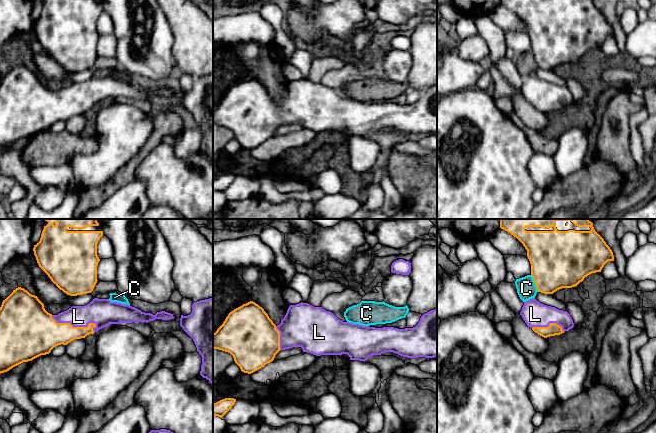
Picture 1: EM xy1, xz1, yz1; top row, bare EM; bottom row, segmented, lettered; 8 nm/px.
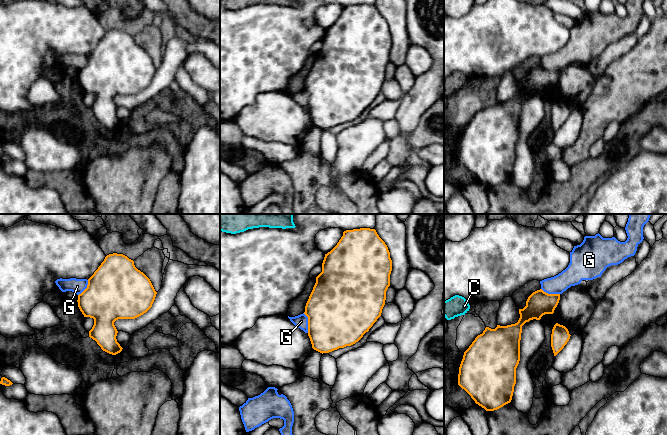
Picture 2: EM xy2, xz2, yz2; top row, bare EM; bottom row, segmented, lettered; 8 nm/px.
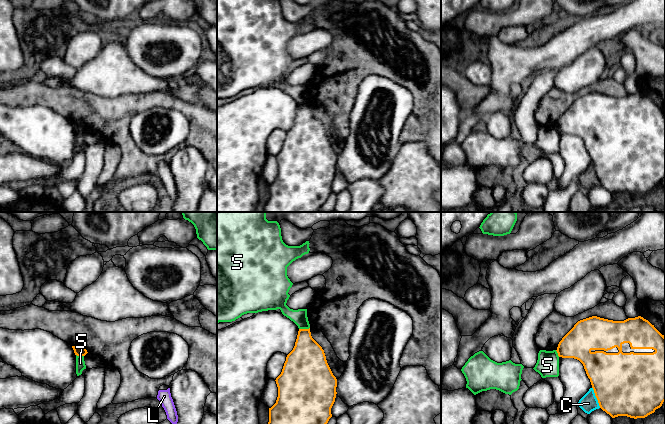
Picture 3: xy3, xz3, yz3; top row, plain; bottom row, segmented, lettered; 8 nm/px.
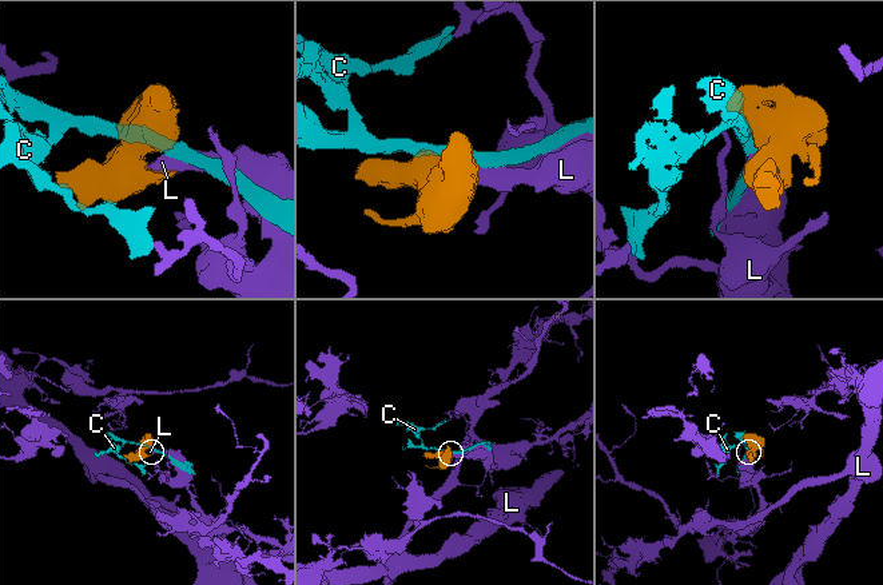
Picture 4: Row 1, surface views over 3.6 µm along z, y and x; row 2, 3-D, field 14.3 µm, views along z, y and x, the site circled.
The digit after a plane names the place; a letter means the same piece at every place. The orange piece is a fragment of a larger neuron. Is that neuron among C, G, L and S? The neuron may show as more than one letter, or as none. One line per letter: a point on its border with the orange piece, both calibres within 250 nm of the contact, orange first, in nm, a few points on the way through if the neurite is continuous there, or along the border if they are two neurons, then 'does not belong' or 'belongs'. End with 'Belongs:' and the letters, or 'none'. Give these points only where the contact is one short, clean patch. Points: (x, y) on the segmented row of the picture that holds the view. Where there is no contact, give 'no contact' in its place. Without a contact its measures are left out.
C: yz3 (596, 397) | 500/140 nm | along yz3 (592, 387), (600, 407) | does not belong
G: xz2 (308, 323) | 500/110 nm | along xz2 (303, 313), (307, 317), (308, 332) | does not belong
L: xy1 (74, 327) | 280/200 nm | belongs
S: xz3 (304, 329) | 300/120 nm | along xz3 (309, 327), (299, 329) | does not belong
Belongs: L

